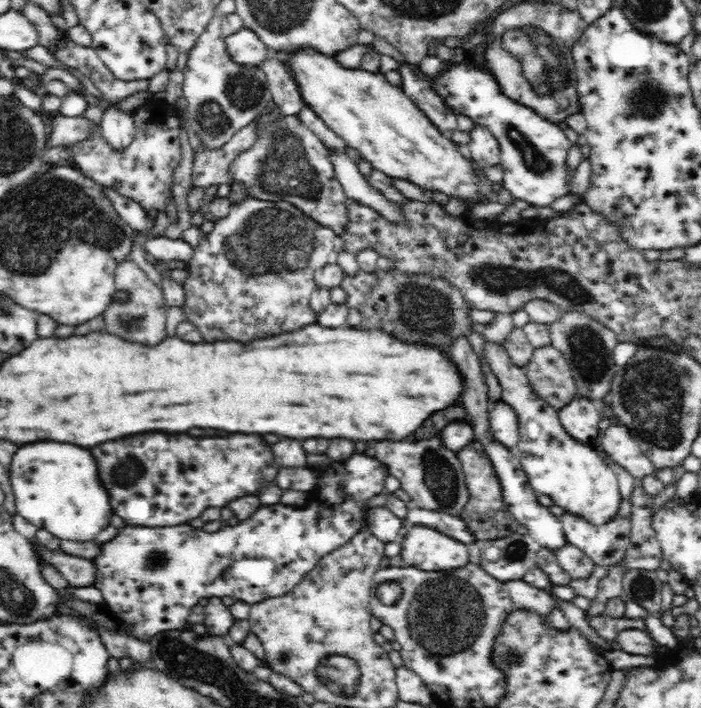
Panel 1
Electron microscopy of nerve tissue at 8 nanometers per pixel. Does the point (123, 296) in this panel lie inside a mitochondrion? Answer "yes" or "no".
yes

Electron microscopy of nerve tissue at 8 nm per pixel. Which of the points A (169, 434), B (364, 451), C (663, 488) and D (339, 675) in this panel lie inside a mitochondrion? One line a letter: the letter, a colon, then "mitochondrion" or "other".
A: other
B: other
C: other
D: mitochondrion

